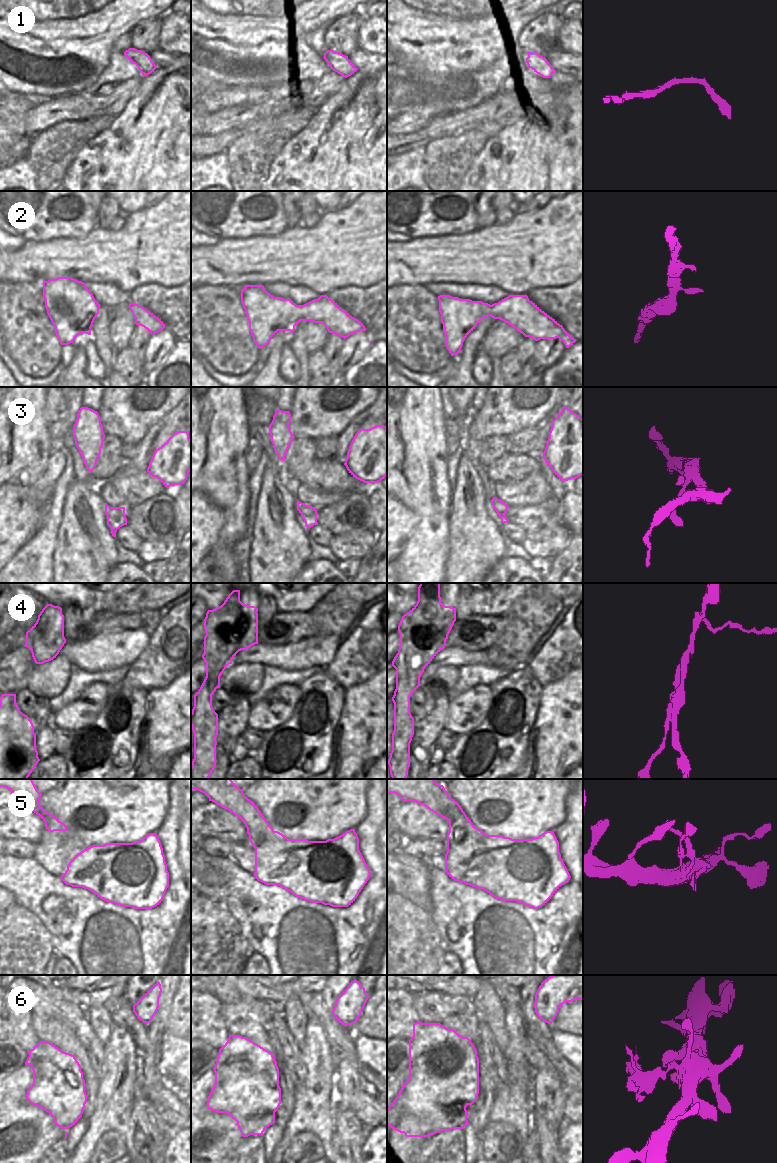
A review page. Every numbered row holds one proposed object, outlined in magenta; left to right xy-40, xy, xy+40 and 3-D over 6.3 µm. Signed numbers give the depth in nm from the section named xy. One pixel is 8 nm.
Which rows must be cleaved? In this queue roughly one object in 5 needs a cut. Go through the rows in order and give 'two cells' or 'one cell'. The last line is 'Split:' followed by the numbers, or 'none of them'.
1: one cell
2: one cell
3: one cell
4: two cells
5: one cell
6: one cell
Split: 4

